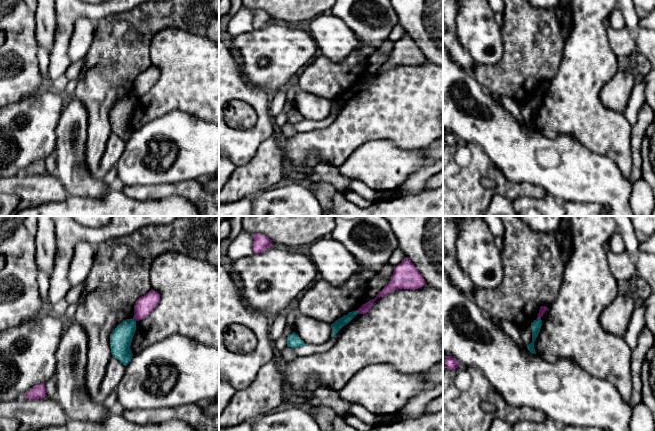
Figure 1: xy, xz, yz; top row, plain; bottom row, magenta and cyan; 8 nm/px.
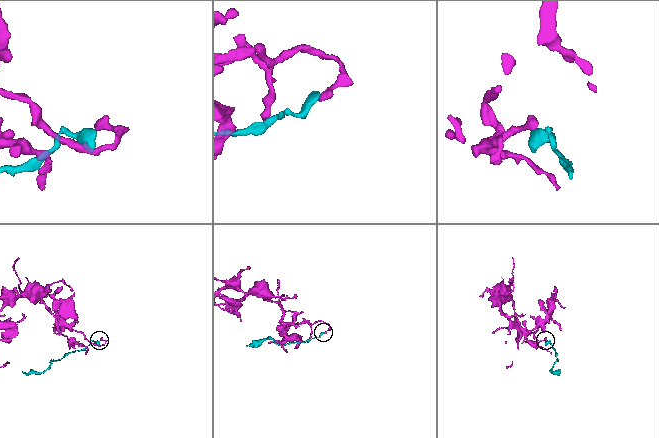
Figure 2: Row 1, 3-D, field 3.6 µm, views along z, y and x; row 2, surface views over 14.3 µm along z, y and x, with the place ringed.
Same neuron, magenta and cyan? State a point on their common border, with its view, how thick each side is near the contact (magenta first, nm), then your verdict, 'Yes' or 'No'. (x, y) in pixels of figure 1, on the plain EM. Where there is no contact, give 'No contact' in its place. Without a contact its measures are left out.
Touches magenta at yz (538, 93). Thickness 50 nm (magenta) against 80 nm. Yes

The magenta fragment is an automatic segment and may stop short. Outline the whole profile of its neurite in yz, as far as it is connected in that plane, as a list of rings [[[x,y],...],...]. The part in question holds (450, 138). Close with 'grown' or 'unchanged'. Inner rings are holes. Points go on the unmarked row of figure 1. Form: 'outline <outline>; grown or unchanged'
outline [[[444,132],[443,139],[445,140],[447,146],[453,146],[460,142],[458,137],[452,132]]]; unchanged

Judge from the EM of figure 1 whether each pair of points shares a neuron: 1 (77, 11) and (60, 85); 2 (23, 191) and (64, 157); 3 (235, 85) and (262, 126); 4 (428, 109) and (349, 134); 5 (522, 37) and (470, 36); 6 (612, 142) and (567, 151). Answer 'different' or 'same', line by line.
1: different
2: different
3: same
4: same
5: different
6: different

